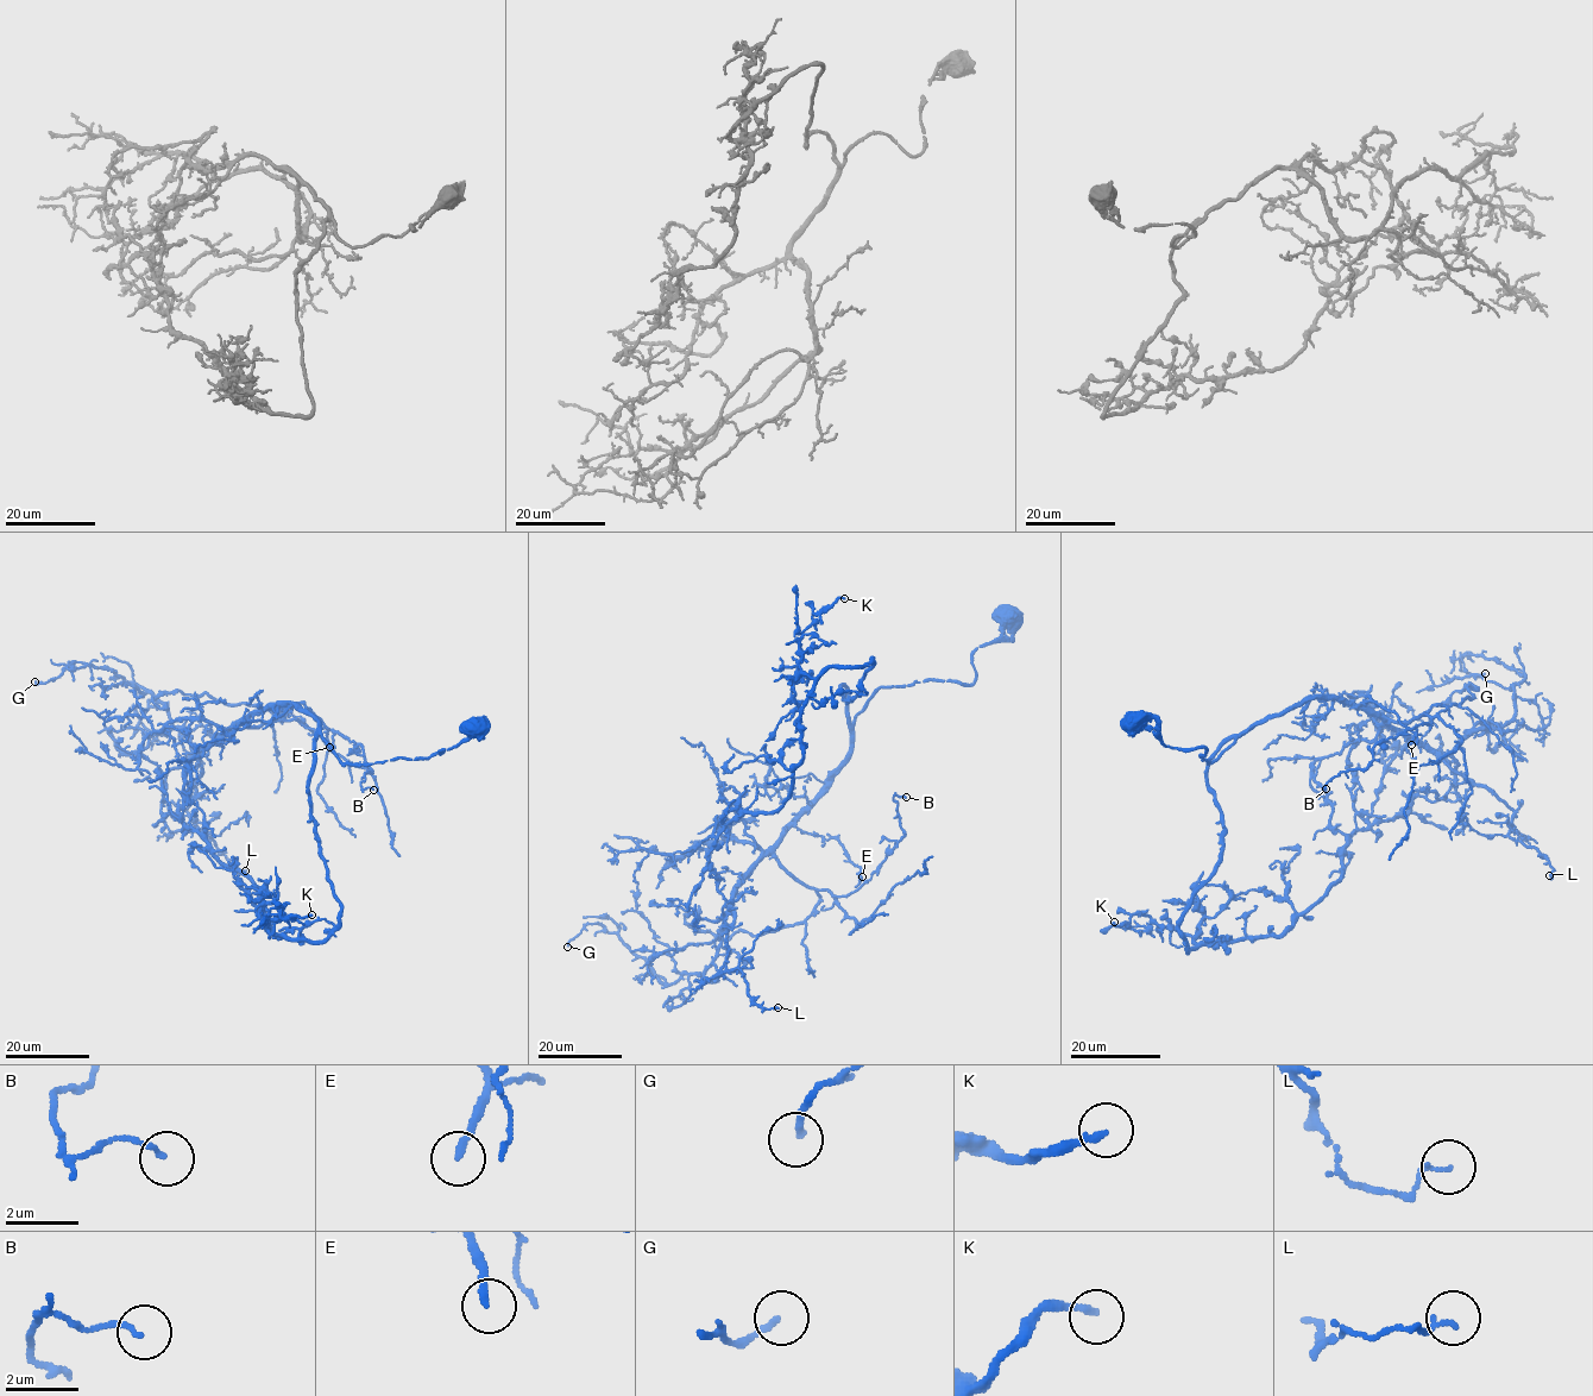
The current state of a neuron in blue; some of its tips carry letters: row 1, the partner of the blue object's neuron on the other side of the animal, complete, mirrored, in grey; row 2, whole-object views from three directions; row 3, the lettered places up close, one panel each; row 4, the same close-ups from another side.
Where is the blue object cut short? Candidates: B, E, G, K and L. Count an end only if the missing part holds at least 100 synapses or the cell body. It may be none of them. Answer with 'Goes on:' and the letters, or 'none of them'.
Goes on: none of them

